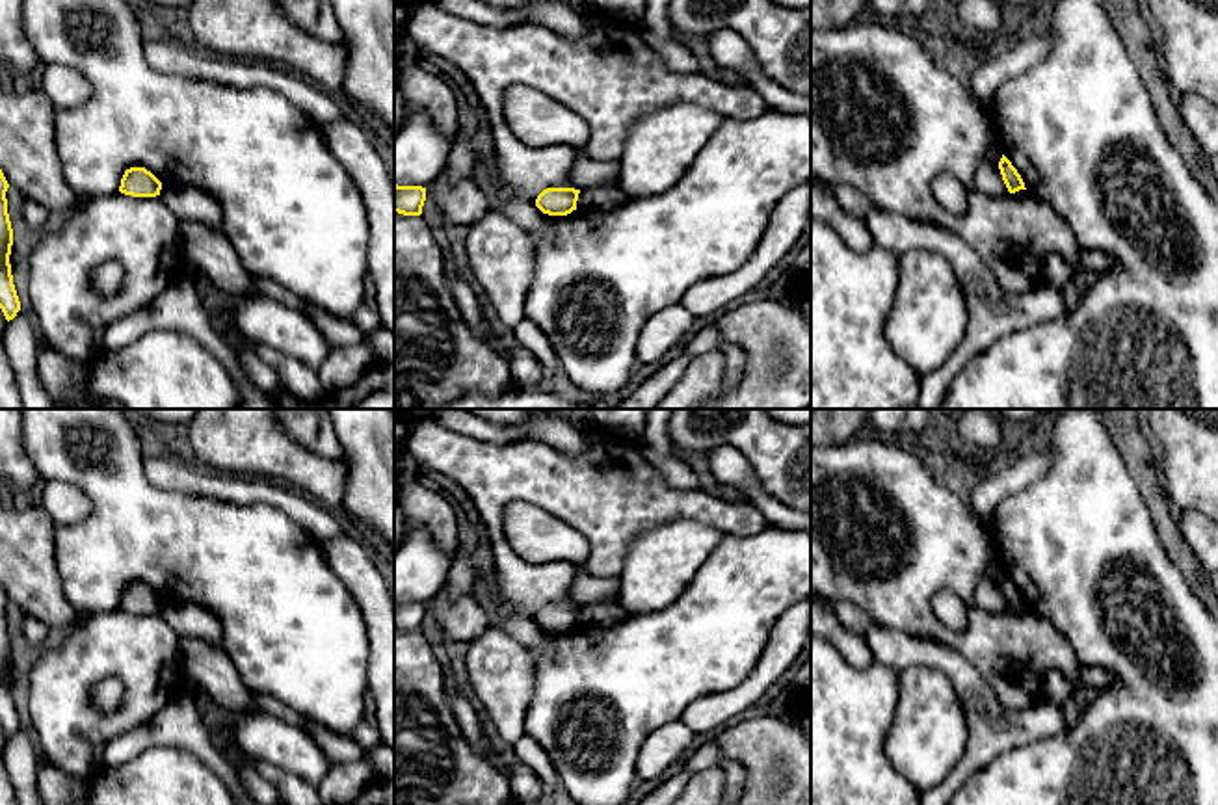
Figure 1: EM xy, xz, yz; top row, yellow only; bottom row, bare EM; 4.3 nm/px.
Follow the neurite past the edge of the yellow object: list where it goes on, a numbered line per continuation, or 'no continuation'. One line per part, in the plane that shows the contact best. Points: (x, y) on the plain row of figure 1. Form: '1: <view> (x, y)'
no continuation

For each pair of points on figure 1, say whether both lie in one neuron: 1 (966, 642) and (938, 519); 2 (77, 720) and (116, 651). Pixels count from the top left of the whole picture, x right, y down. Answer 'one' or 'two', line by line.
1: one
2: one

